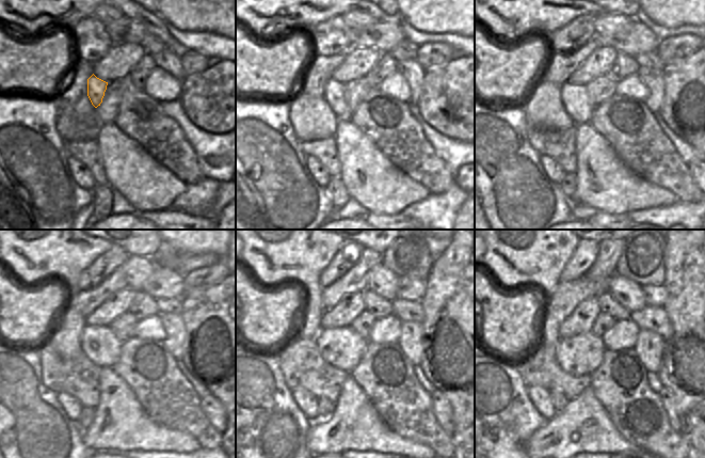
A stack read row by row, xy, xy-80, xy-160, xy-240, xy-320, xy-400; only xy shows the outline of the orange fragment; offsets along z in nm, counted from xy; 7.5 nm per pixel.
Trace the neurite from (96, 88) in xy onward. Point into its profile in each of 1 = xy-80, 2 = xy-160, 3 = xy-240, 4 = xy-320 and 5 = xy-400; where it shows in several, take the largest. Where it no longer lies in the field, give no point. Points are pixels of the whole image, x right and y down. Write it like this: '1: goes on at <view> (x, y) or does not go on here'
1: goes on at xy-80 (334, 92)
2: goes on at xy-160 (575, 98)
3: goes on at xy-240 (99, 343)
4: goes on at xy-320 (342, 348)
5: goes on at xy-400 (581, 354)

